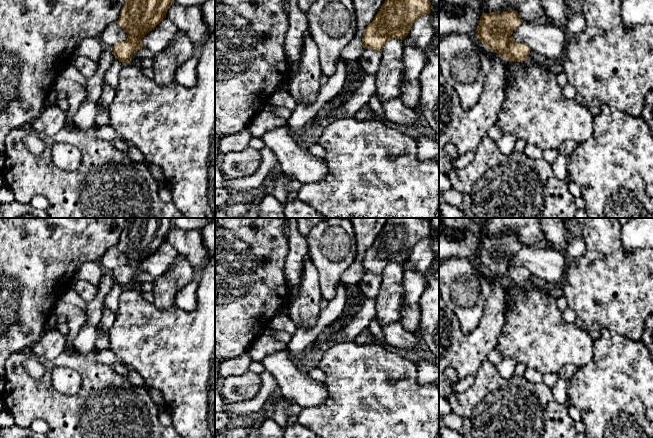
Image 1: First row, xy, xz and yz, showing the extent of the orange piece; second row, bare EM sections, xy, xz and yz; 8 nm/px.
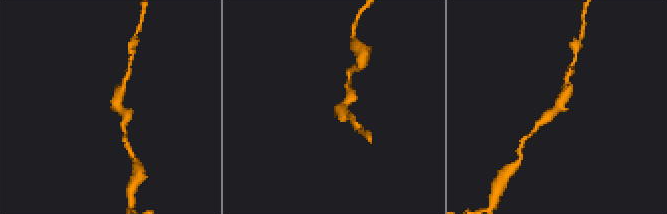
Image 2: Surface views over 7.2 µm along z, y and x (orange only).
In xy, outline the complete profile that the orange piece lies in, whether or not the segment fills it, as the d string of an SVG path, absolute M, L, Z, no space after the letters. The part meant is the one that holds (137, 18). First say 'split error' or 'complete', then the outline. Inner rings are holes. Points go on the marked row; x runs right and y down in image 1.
complete | M126 0L117 24L127 33L128 38L112 47L115 58L123 64L130 63L133 54L144 48L142 44L144 36L154 30L166 17L167 10L172 3L173 0Z

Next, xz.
complete | M385 0L373 21L365 28L364 49L382 51L391 39L403 40L413 23L422 15L431 13L430 0Z

